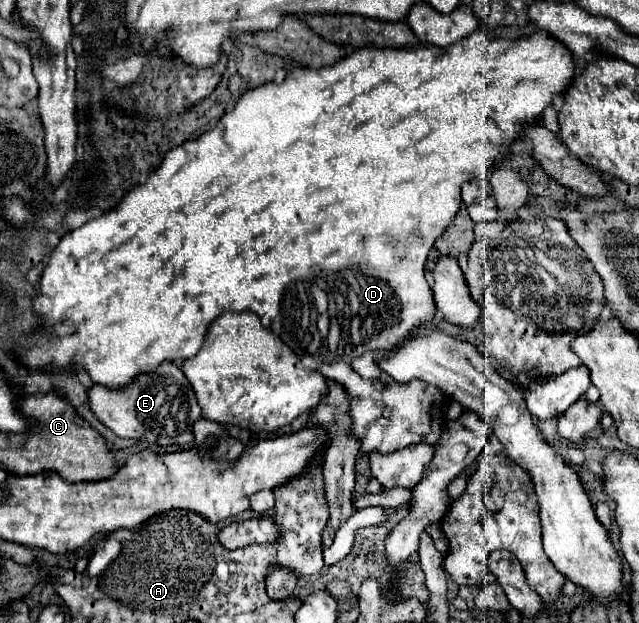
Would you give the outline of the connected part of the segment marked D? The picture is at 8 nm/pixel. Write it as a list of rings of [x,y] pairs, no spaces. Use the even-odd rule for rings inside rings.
[[[528,23],[524,27],[486,27],[480,25],[472,35],[460,39],[458,43],[450,47],[434,47],[434,45],[418,45],[418,47],[364,47],[354,51],[352,55],[342,57],[340,61],[332,65],[324,65],[318,69],[294,69],[288,73],[288,77],[278,83],[266,83],[258,85],[254,89],[248,89],[240,95],[238,103],[226,111],[220,117],[220,123],[206,131],[202,137],[194,141],[184,141],[182,145],[170,149],[164,155],[164,163],[160,169],[148,177],[144,185],[134,187],[112,211],[98,219],[90,219],[78,229],[68,231],[60,243],[52,249],[50,259],[44,267],[42,279],[40,279],[40,297],[34,301],[34,311],[42,317],[44,329],[30,339],[24,339],[16,347],[18,363],[30,367],[30,369],[44,369],[48,365],[54,367],[68,367],[68,365],[84,365],[90,379],[94,383],[102,383],[104,387],[124,387],[128,381],[132,381],[138,373],[156,369],[162,361],[186,361],[192,355],[196,355],[202,347],[202,341],[208,333],[208,327],[212,321],[226,313],[226,311],[252,311],[260,315],[260,321],[264,327],[272,329],[276,335],[282,335],[282,341],[290,345],[290,349],[304,361],[306,367],[320,371],[324,377],[340,383],[348,397],[368,397],[370,395],[370,383],[362,379],[358,373],[352,371],[350,363],[352,359],[364,355],[366,351],[378,351],[386,349],[390,351],[388,359],[380,361],[380,367],[398,383],[408,383],[412,379],[426,381],[440,391],[444,391],[448,397],[464,405],[464,409],[476,411],[490,431],[500,439],[500,443],[506,449],[506,455],[512,463],[528,471],[534,491],[538,495],[540,505],[540,517],[542,517],[542,541],[544,551],[550,557],[550,561],[564,573],[570,581],[576,585],[588,589],[592,597],[596,597],[602,603],[608,603],[612,599],[620,599],[622,595],[622,561],[608,537],[608,531],[604,525],[596,519],[596,513],[592,509],[592,503],[582,487],[580,477],[576,471],[568,465],[564,457],[560,457],[544,439],[542,431],[532,423],[532,417],[524,403],[524,393],[520,387],[516,387],[512,381],[504,379],[480,351],[466,341],[458,341],[450,335],[444,335],[440,331],[426,331],[428,335],[412,339],[412,327],[418,327],[422,323],[432,323],[432,317],[436,313],[432,289],[424,277],[424,263],[426,257],[434,245],[434,241],[444,233],[444,229],[452,223],[456,217],[462,197],[460,189],[466,181],[484,181],[488,173],[492,171],[496,159],[500,155],[510,153],[510,145],[520,139],[526,125],[534,125],[540,121],[546,107],[552,105],[554,95],[562,95],[568,91],[568,87],[574,81],[574,59],[572,53],[554,39],[548,31],[542,27],[536,27],[534,23]],[[316,285],[326,293],[328,297],[328,319],[318,319],[316,311]]]

